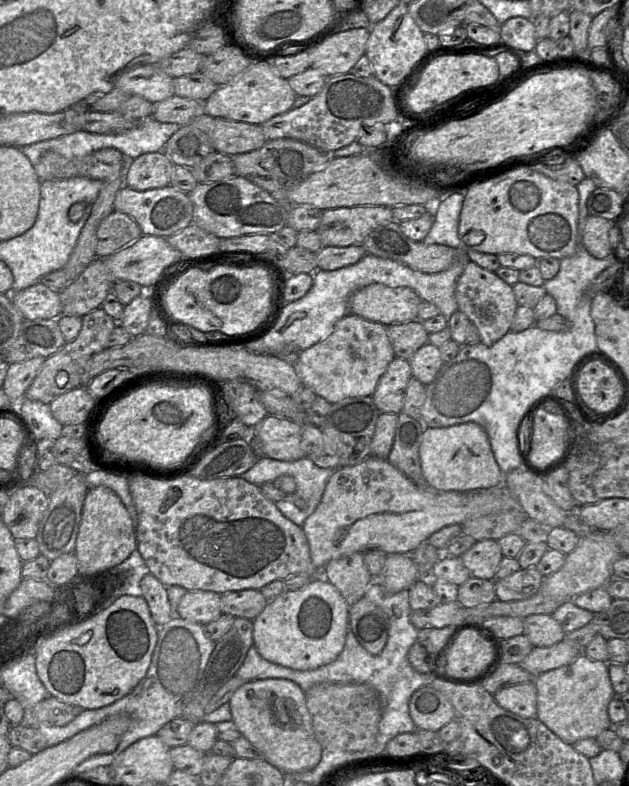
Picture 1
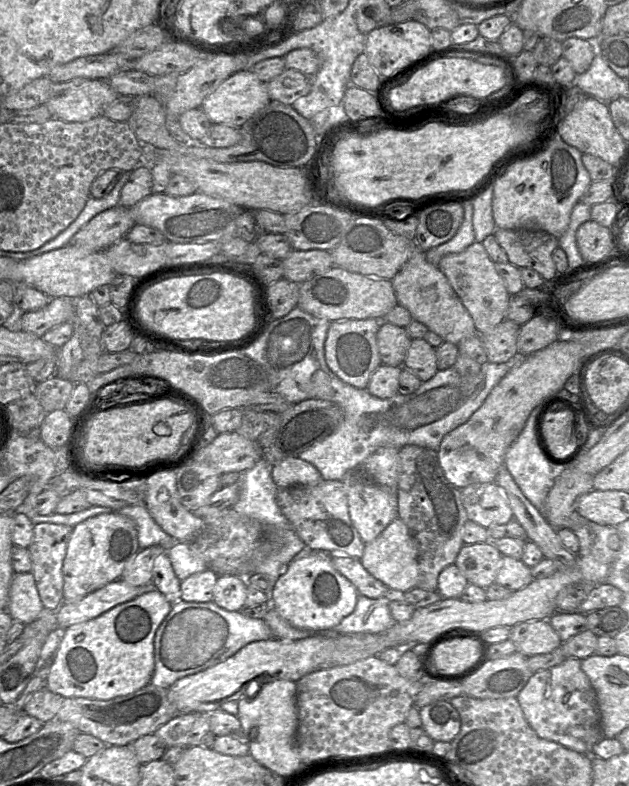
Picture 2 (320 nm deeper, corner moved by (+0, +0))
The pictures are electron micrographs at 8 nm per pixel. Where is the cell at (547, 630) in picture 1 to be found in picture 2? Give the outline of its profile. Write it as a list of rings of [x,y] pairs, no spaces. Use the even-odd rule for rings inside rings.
[[[548,620],[519,623],[510,629],[509,638],[526,657],[548,654],[561,647],[562,641]]]

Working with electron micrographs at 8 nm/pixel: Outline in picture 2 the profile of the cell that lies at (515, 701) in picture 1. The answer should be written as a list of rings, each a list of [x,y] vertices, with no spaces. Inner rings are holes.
[[[566,658],[559,665],[533,673],[516,699],[530,727],[545,740],[556,742],[582,754],[592,755],[593,746],[602,738],[606,738],[600,724],[596,694],[588,676],[581,669],[580,659]]]

